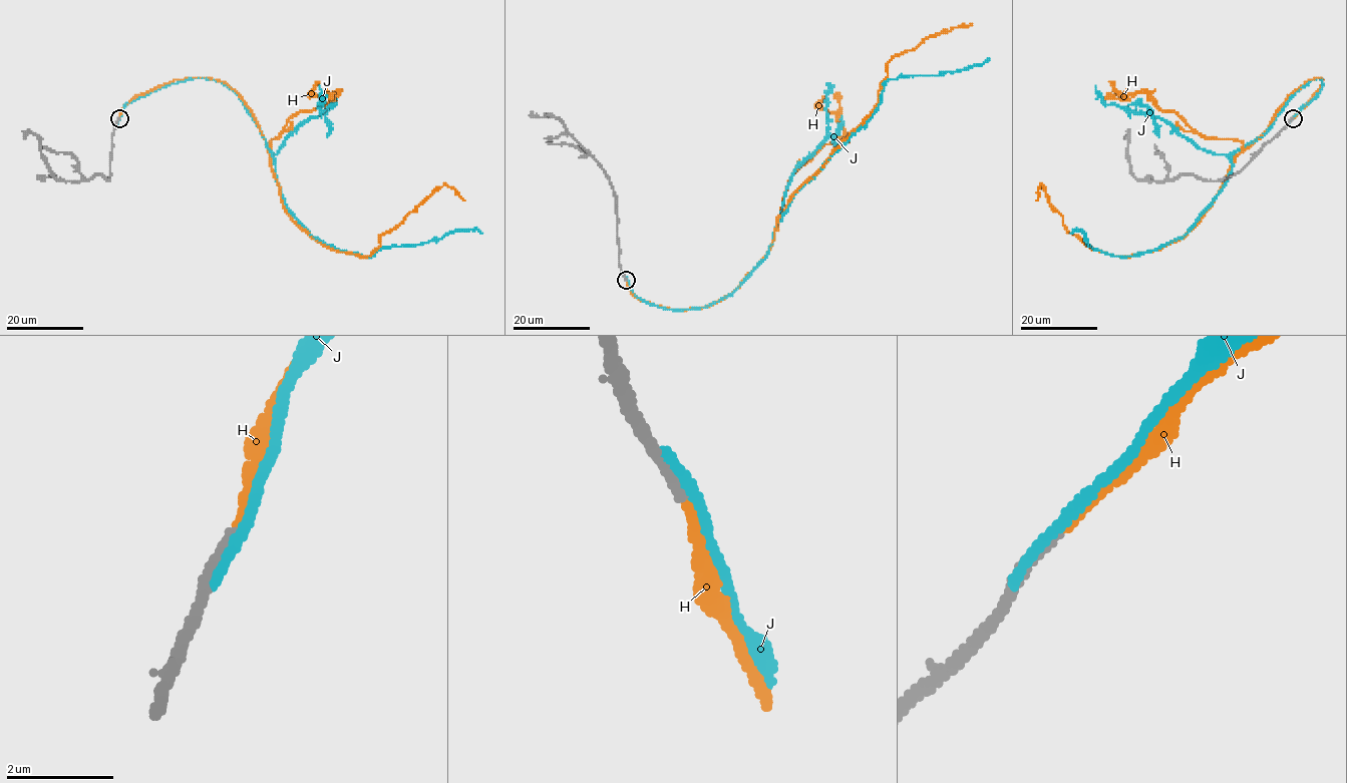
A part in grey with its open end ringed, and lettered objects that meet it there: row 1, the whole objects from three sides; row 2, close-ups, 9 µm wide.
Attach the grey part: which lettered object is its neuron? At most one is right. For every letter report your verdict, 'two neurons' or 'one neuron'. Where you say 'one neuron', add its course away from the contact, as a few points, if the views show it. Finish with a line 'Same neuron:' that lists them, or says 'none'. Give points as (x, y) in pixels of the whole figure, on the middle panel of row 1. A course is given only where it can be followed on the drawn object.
H: one neuron | via (626, 280), (669, 308), (731, 293), (765, 257), (790, 198), (874, 109), (888, 63), (971, 24)
J: two neurons
Same neuron: H

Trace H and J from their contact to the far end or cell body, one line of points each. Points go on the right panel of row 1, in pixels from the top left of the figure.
H: (1292, 118), (1321, 78), (1157, 250), (1102, 253), (1043, 185), (1036, 200)
J: (1289, 120), (1317, 94), (1320, 78), (1232, 154), (1223, 188), (1165, 245), (1116, 256), (1071, 232)

